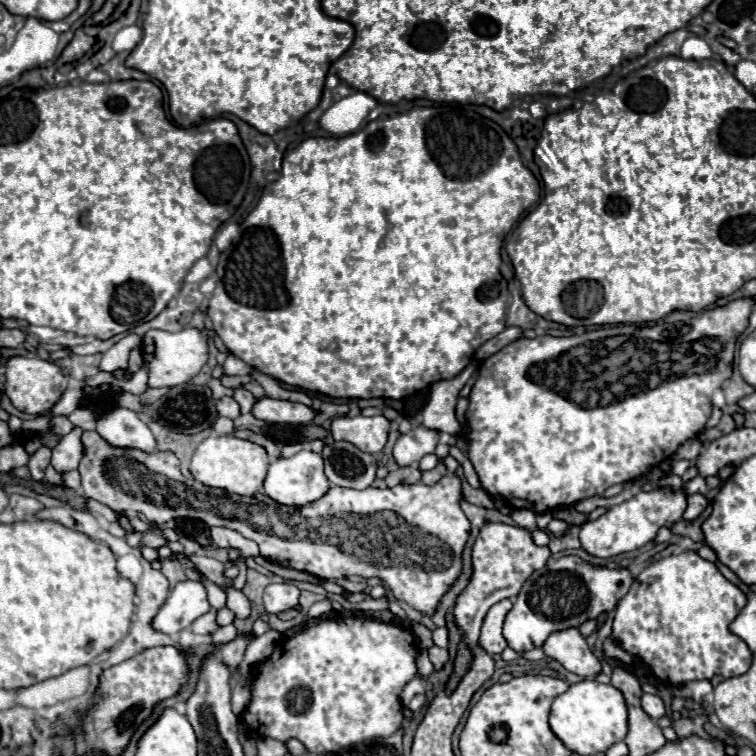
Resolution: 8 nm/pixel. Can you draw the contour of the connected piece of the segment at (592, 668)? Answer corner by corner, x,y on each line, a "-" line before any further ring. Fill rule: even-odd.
562,629
560,633
552,633
548,637
548,641
544,641
542,649
544,649
546,657
560,661
568,671
572,671
580,677
594,677
600,671
600,661
592,655
590,647
586,645
586,639
582,637
582,633
578,629

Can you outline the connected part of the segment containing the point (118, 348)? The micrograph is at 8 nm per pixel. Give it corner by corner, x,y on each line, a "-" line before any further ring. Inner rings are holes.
126,335
122,341
118,341
110,351
104,353
100,371
106,371
114,375
118,369
128,371
128,357
134,347
140,347
140,337
138,335

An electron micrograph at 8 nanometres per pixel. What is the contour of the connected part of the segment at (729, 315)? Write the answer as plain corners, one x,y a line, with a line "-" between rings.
736,299
726,303
724,307
714,307
698,315
688,315
688,311
674,311
662,319
662,323
654,325
616,325
616,327
602,327
596,331
588,331
584,335
572,337
534,337
534,339
516,339
514,343
506,345
502,351
488,357
480,371
478,381
470,393
470,407
466,411
468,421
468,457
480,477
480,483
486,491
496,497
502,497
514,509
530,509
534,513
544,513
554,507
570,507
582,499
602,495
606,487
614,483
624,483
630,479
638,479
646,475
652,467
660,465
662,461
670,459
676,449
700,435
704,429
710,411
712,411
712,395
722,383
732,375
732,361
734,361
734,347
738,335
748,327
748,317
754,309
752,299

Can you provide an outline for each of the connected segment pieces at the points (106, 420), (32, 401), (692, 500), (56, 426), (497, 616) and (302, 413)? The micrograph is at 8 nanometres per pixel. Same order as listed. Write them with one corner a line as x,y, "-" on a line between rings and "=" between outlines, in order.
116,407
114,411
106,411
100,419
98,419
98,425
96,425
96,431
114,447
132,447
132,449
140,449
140,451
146,451
146,453
152,453
156,451
156,439
152,435
152,431
148,429
148,425
130,409
124,409
124,407
=
14,356
6,363
6,395
10,397
12,405
24,413
40,415
56,405
56,401
66,391
68,375
50,360
38,356
=
694,493
688,497
688,507
684,511
684,519
696,519
708,507
708,499
704,493
=
56,415
56,417
50,419
49,429
52,433
56,433
56,435
62,437
62,435
68,435
74,429
74,425
64,415
=
504,599
504,601
496,603
488,611
488,615
486,615
484,623
482,623
482,631
480,631
478,645
486,653
490,653
490,655
502,653
506,649
506,645
508,645
504,641
504,635
502,635
502,625
504,625
504,619
506,619
506,615
508,615
510,609
512,609
512,601
510,599
=
264,397
256,401
252,415
256,419
268,421
268,423
284,423
284,425
310,425
312,419
318,415
314,407
292,403
292,401
276,401
270,397

